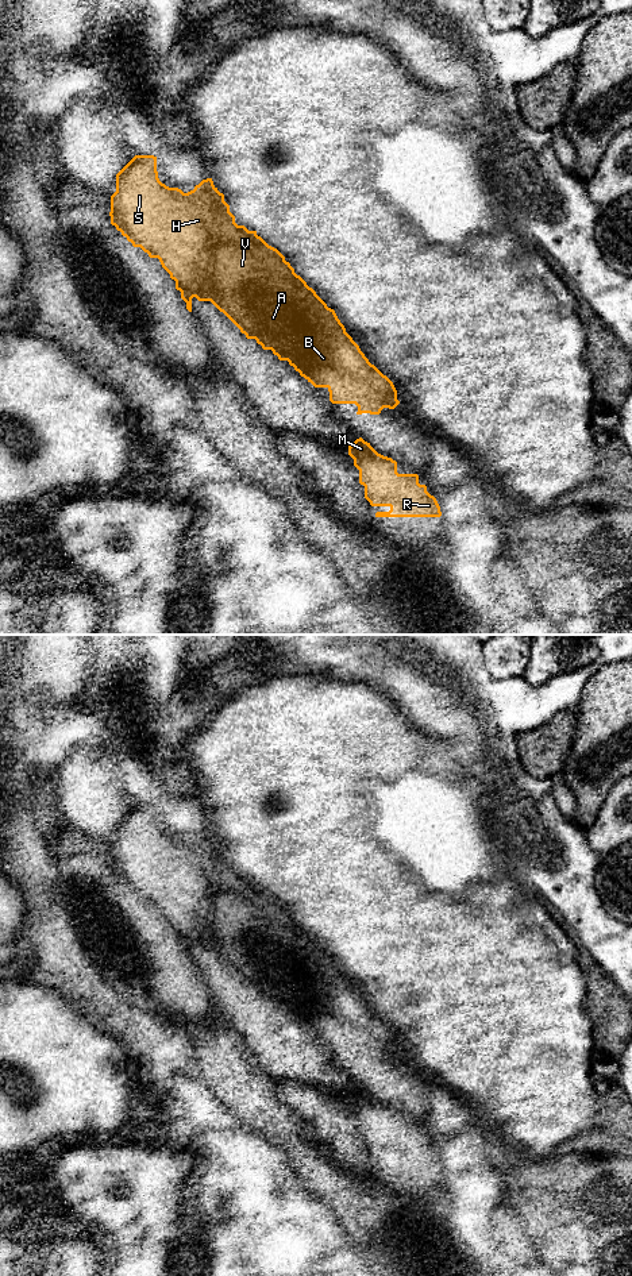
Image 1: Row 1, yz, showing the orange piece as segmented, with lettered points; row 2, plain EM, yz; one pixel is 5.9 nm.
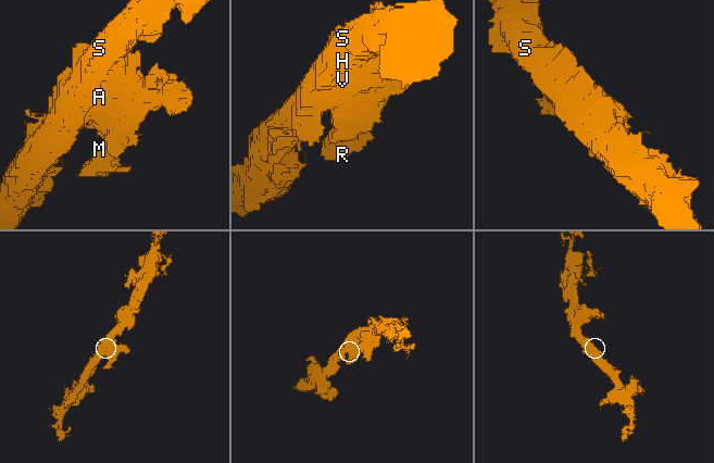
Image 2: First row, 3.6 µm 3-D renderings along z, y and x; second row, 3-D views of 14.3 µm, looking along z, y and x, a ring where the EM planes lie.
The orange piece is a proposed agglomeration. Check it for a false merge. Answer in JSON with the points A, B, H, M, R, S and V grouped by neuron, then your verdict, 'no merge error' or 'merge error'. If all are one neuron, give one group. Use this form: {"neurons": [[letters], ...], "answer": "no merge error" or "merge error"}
{"neurons": [["A", "B", "H", "S", "V"], ["M", "R"]], "answer": "merge error"}

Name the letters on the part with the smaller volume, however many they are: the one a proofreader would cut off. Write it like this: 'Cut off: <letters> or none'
Cut off: M, R

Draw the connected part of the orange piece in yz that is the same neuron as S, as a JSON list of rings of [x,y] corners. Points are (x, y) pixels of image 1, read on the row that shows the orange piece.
[[[135,155],[117,174],[116,174],[116,192],[111,196],[111,224],[132,243],[134,247],[140,247],[150,258],[158,258],[162,267],[176,281],[176,289],[181,292],[181,298],[186,302],[186,309],[192,312],[192,298],[199,301],[211,301],[220,312],[223,312],[247,339],[255,339],[263,350],[271,350],[280,361],[288,361],[296,371],[300,373],[315,388],[328,388],[332,377],[355,377],[357,373],[367,365],[371,365],[359,346],[346,332],[344,325],[338,319],[334,309],[316,294],[316,292],[307,285],[307,282],[294,273],[294,269],[285,257],[274,247],[269,246],[257,231],[248,231],[244,225],[235,223],[235,216],[230,212],[230,205],[224,201],[224,194],[213,185],[212,178],[203,180],[193,190],[184,193],[178,188],[169,188],[158,178],[157,157],[154,155]]]

